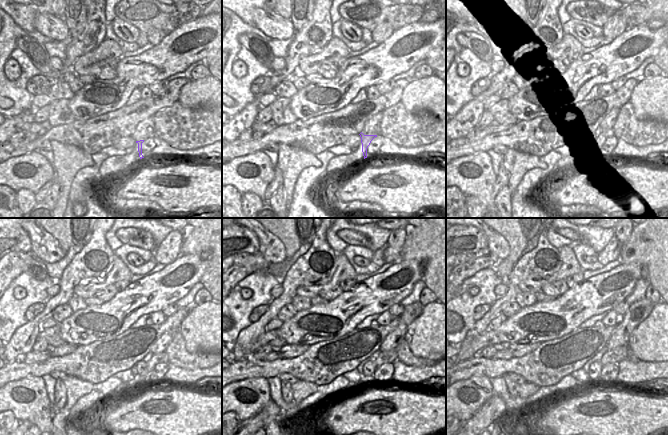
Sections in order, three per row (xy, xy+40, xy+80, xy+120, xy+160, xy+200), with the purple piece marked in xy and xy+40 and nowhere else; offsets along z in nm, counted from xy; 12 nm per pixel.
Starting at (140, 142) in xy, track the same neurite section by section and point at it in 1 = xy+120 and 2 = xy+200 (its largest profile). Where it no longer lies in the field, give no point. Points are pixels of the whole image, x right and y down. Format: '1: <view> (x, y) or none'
1: xy+120 (161, 357)
2: xy+200 (615, 356)

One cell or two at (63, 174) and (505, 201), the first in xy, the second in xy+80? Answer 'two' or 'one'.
two

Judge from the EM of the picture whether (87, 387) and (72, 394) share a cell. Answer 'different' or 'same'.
same

